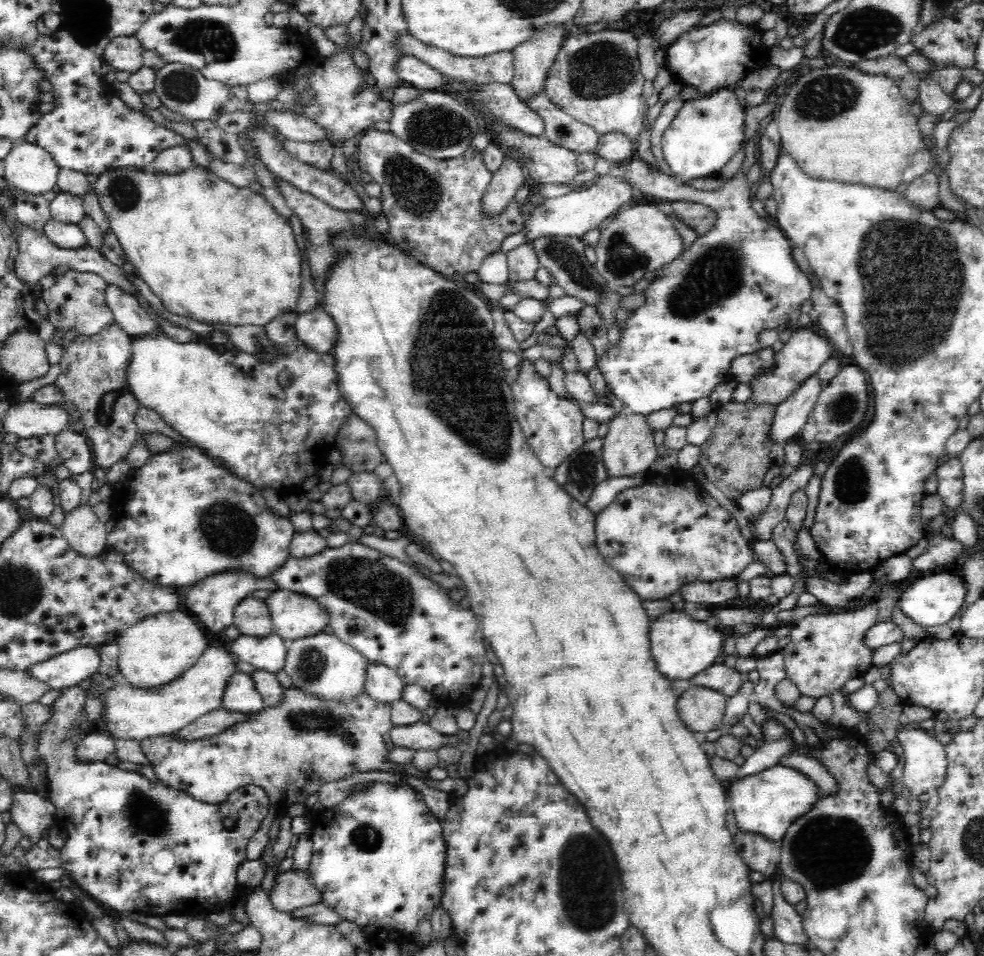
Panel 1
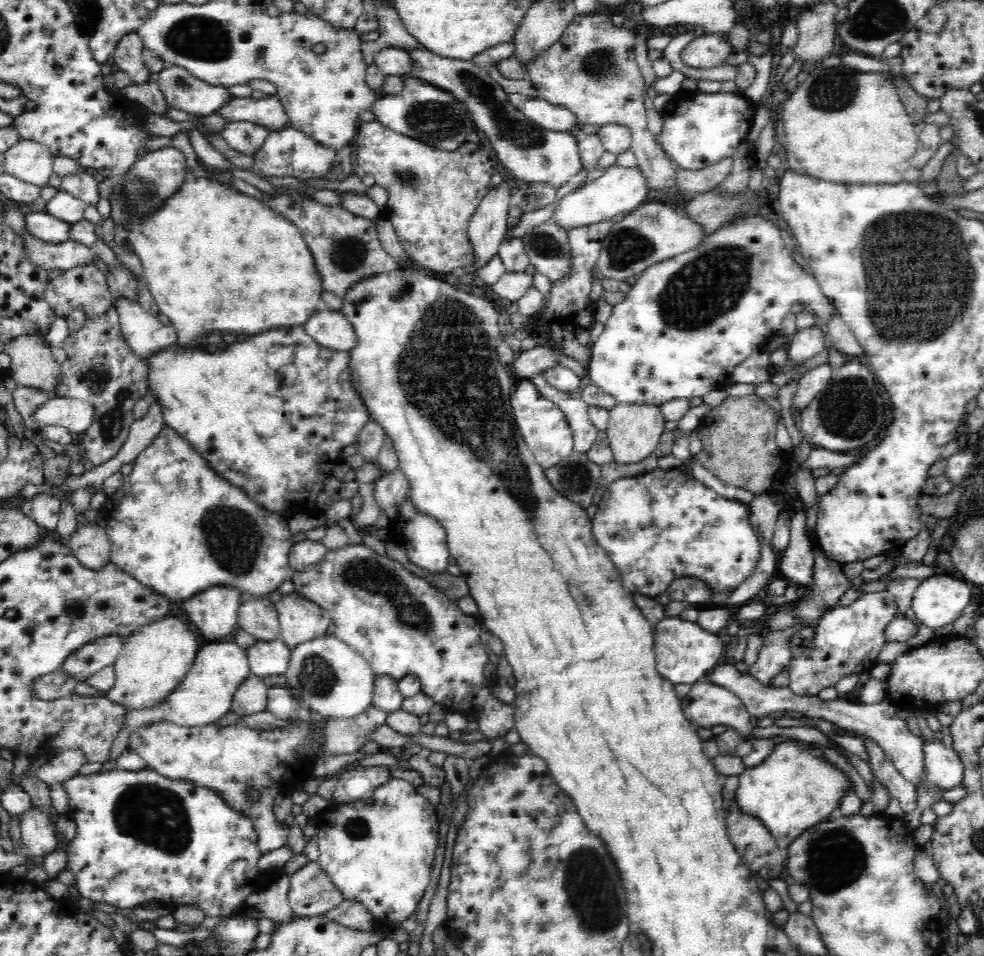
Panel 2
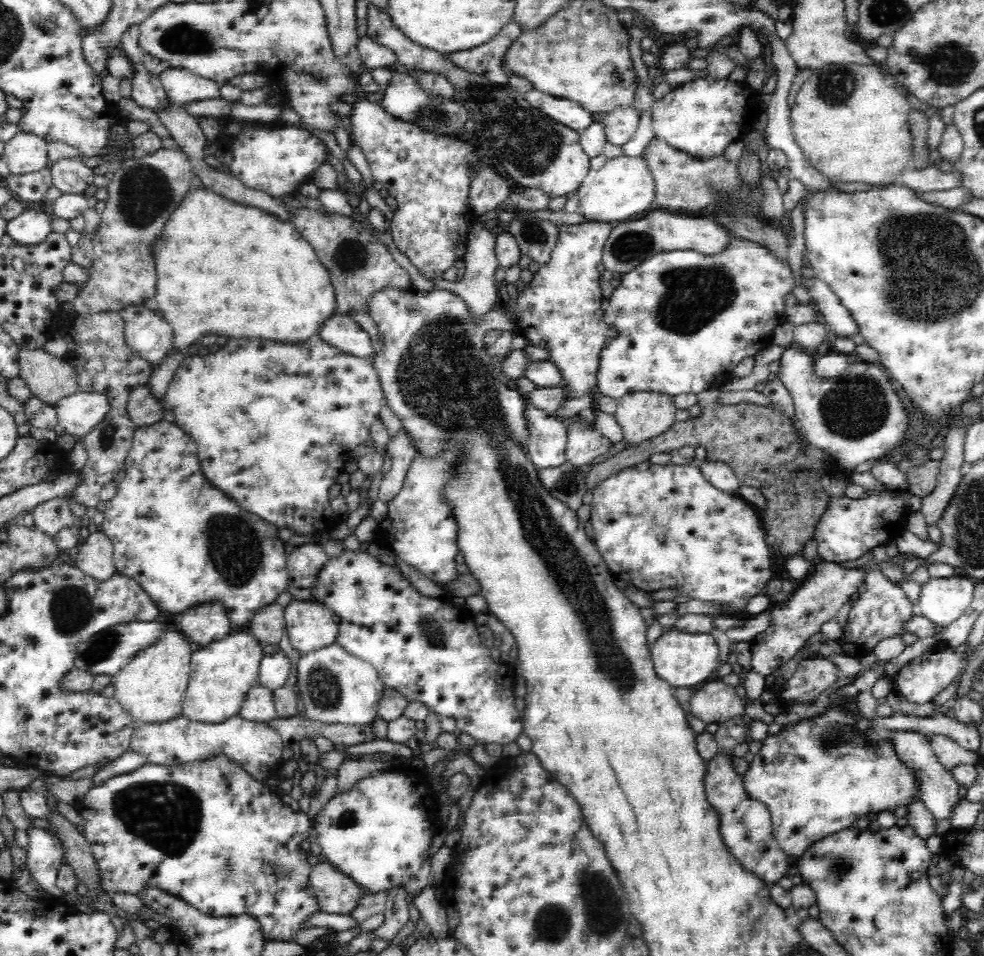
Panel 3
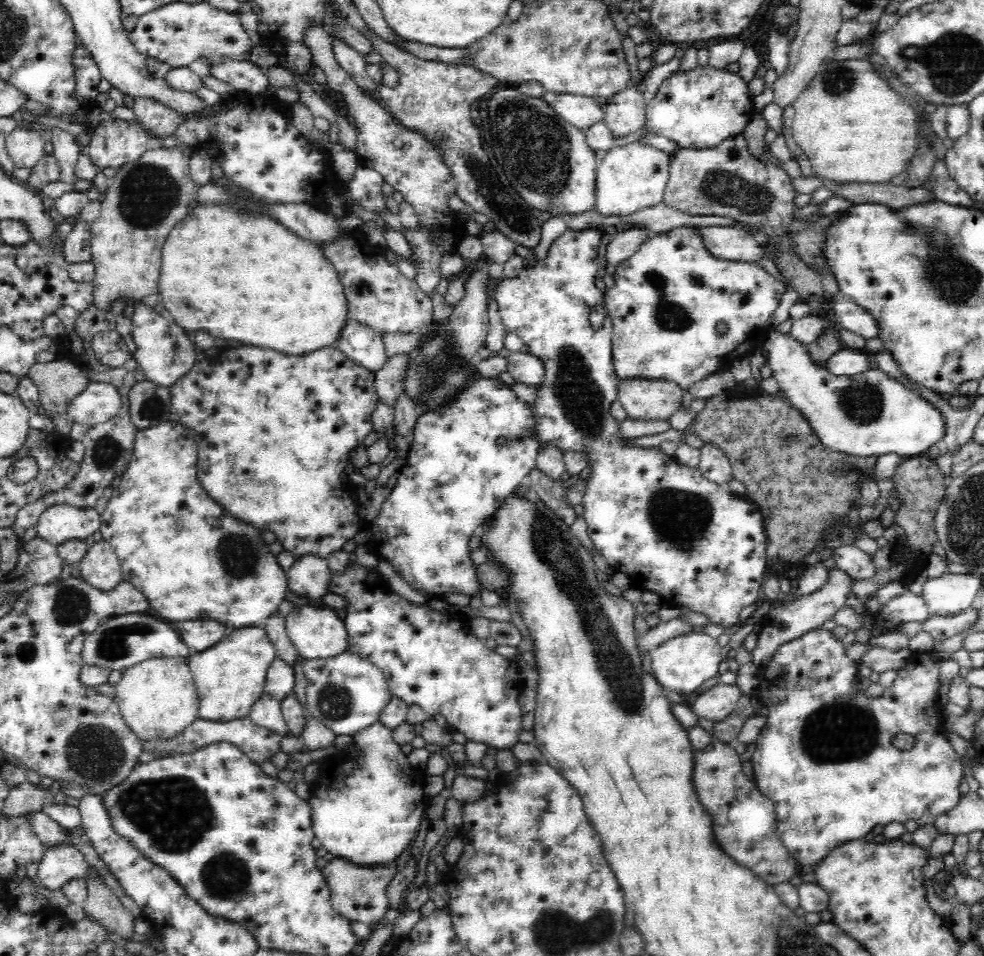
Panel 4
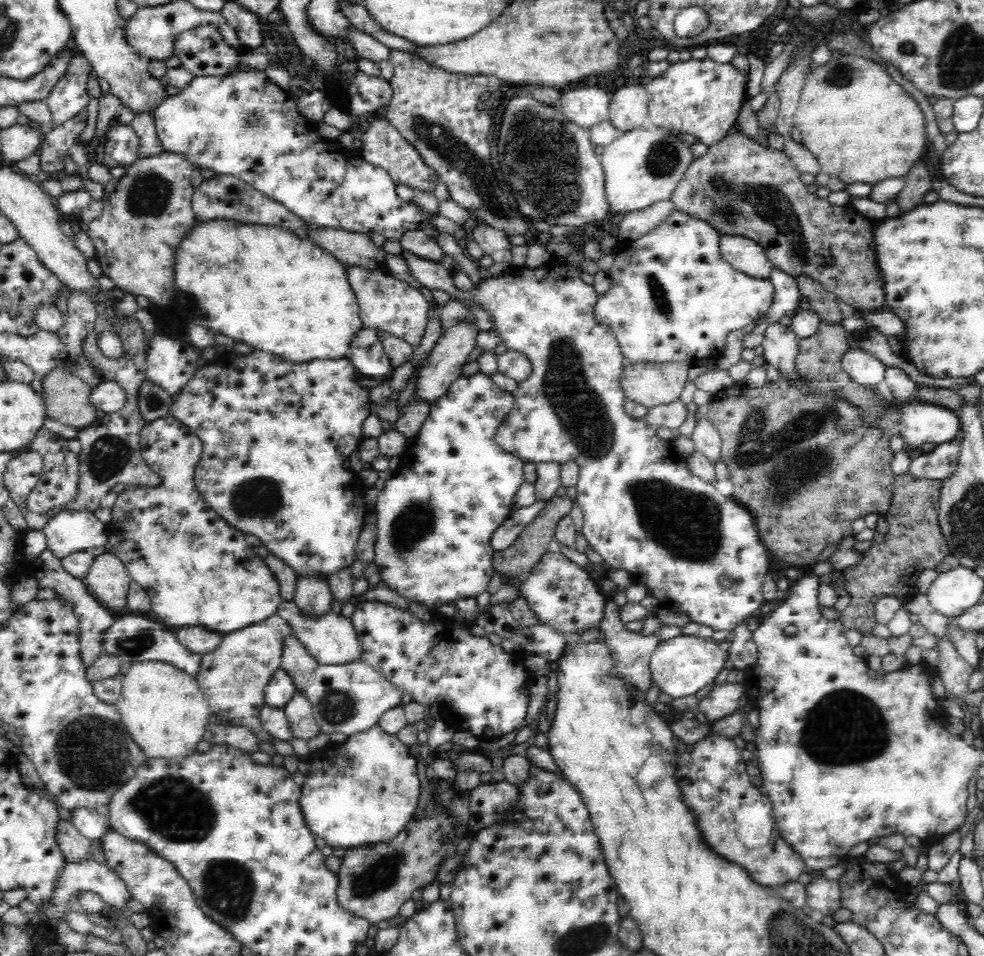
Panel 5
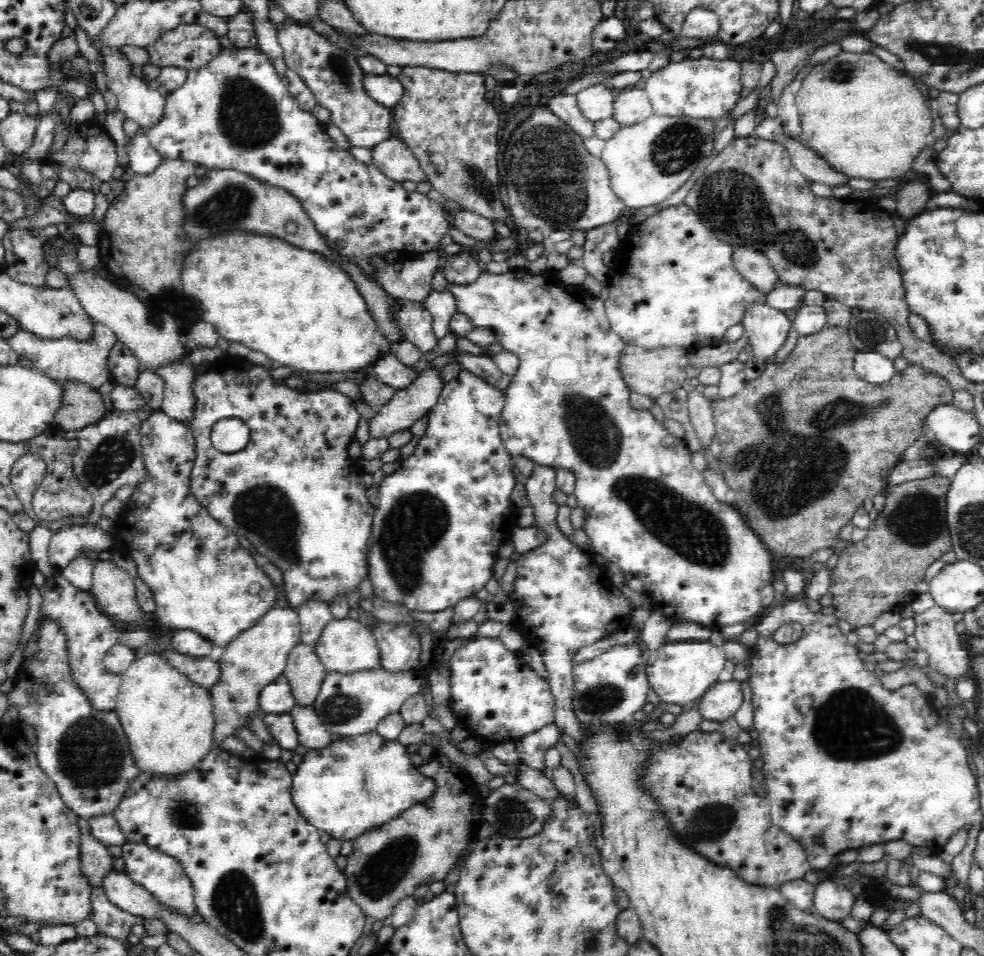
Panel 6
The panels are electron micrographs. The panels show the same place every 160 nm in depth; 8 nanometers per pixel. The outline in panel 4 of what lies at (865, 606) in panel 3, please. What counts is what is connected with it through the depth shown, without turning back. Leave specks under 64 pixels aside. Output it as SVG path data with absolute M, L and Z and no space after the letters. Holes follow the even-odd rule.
M842 545L832 554L836 567L847 572L855 581L869 579L875 575L872 555L864 553L856 545ZM906 589L902 594L890 598L872 615L874 627L881 631L881 634L888 632L900 632L902 626L909 622L924 623L930 616L928 607L922 596L914 594Z

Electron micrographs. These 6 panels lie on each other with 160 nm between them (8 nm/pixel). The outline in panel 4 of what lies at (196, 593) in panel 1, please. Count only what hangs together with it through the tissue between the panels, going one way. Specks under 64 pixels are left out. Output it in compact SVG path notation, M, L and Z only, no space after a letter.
M204 620L178 622L174 624L184 645L193 652L205 652L211 646L218 644L226 637L226 627L218 622L204 622Z

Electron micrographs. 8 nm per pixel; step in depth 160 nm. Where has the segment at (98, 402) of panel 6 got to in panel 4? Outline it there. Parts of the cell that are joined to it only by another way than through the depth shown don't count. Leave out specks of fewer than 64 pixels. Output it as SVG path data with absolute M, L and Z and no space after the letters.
M58 358L52 362L36 362L30 366L27 374L28 379L36 385L39 390L41 406L48 412L54 423L54 433L64 436L70 440L70 432L73 422L66 413L66 406L86 388L88 379L82 369L76 365L73 358Z

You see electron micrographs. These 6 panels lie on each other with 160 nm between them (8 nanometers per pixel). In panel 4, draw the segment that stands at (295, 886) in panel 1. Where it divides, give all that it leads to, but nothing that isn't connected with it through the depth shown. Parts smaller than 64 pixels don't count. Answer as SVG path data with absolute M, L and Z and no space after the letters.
M336 857L321 868L321 871L330 891L331 907L338 911L338 914L350 921L364 922L367 925L379 922L384 916L384 912L389 908L384 890L396 874L396 864L364 866Z

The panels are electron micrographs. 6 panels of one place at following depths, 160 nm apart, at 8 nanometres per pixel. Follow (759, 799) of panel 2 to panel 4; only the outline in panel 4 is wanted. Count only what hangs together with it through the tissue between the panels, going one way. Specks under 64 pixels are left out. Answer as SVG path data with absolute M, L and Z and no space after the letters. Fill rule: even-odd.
M822 630L822 634L818 634L818 632L810 632L804 634L804 636L800 636L798 640L794 640L794 642L790 642L790 644L784 644L784 646L780 646L778 648L778 652L776 652L776 656L774 656L774 660L770 662L770 666L762 672L762 678L760 678L760 684L758 684L758 695L762 700L764 700L764 707L768 708L768 722L764 726L764 730L759 732L758 738L755 740L756 749L754 752L754 756L751 759L751 764L753 765L753 778L755 785L758 787L758 790L766 797L769 798L775 806L776 820L777 820L777 835L781 838L782 844L785 846L785 849L794 857L798 863L800 864L810 864L810 866L814 867L818 865L818 862L822 861L822 858L826 857L826 854L829 854L835 847L838 845L842 845L842 841L854 841L858 840L858 838L862 838L864 834L868 834L876 824L882 824L882 826L886 826L888 822L906 822L906 820L916 820L919 825L928 824L928 822L935 822L938 816L942 816L948 812L948 810L952 810L956 804L958 804L958 798L960 798L961 792L958 791L958 786L960 786L960 781L963 778L962 775L962 758L958 756L956 751L952 749L949 739L945 733L945 730L941 724L942 714L940 714L940 704L934 704L934 694L936 694L936 690L939 690L941 686L940 677L941 677L941 659L936 658L932 655L932 653L923 653L919 652L915 654L912 659L908 662L906 668L902 668L898 671L898 678L894 681L894 686L890 686L890 688L886 689L884 692L884 696L882 698L866 698L866 696L862 696L860 692L856 692L856 688L854 688L854 678L856 678L856 670L862 670L861 668L856 668L856 664L852 662L850 664L850 660L846 658L846 654L844 654L844 648L842 648L843 644L838 642L837 638L834 638L833 634L830 632L826 632L826 630ZM897 734L910 734L914 738L914 746L911 749L902 749L899 745L896 744L896 736Z

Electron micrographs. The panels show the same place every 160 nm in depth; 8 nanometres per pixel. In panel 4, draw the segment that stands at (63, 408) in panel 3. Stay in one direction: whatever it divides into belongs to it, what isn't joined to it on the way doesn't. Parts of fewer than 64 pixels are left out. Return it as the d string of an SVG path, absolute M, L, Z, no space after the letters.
M91 382L66 406L73 424L92 428L112 418L121 407L121 398L114 385Z

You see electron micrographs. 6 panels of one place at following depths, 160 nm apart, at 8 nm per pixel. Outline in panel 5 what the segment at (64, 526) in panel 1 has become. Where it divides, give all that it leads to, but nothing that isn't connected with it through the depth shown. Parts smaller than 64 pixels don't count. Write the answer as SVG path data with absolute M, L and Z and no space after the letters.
M111 550L93 558L82 581L87 590L106 608L124 608L130 580L126 567Z

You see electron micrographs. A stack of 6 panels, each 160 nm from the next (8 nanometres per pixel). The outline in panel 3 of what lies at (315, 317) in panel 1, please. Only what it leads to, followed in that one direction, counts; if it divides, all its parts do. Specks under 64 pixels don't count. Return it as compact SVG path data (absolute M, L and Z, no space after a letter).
M334 312L322 322L316 336L330 346L358 358L370 359L374 354L370 335L348 315Z

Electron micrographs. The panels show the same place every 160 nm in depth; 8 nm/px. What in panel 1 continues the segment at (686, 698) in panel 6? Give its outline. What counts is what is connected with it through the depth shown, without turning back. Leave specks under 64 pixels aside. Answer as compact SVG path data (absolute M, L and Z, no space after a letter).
M669 610L653 618L649 631L649 642L651 655L653 656L658 672L662 673L670 681L676 678L689 680L696 676L696 674L702 673L702 670L707 670L710 666L719 662L724 655L724 638L722 638L722 634L720 634L718 628L714 624L710 624L710 622L694 620L685 611Z

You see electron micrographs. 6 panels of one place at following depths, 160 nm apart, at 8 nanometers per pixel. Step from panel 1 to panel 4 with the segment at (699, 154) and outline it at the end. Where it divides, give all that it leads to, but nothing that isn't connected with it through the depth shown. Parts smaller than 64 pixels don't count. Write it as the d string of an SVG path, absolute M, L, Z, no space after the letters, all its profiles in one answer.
M698 65L690 72L674 74L661 82L646 108L644 128L668 138L679 148L708 150L726 138L740 135L747 122L757 114L747 82L737 73Z

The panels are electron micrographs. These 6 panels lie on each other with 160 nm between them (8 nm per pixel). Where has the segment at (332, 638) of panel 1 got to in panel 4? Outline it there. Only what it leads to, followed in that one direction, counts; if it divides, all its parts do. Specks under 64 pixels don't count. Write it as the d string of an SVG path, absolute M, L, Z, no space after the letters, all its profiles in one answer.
M347 651L338 657L320 658L304 661L304 676L306 677L306 708L312 717L317 718L337 735L353 736L359 730L368 728L379 720L382 709L393 698L388 689L386 677L378 666L364 661L358 655Z

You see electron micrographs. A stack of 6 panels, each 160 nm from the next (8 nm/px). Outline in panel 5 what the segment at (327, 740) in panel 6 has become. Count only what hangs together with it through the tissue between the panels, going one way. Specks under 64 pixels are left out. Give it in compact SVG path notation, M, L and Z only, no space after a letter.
M301 691L283 709L294 737L310 740L316 736L318 730L321 730L312 716L310 702Z

